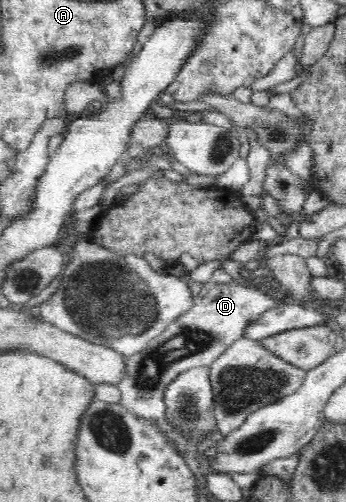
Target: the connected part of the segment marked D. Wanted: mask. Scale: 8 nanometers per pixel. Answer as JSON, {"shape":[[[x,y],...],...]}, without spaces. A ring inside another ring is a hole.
{"shape":[[[242,281],[205,284],[189,312],[166,328],[163,333],[156,335],[154,340],[149,340],[141,351],[126,357],[125,380],[122,380],[118,386],[122,394],[121,405],[128,409],[128,412],[156,424],[159,430],[172,441],[175,451],[184,459],[200,484],[206,482],[202,476],[205,471],[200,467],[195,456],[200,444],[195,440],[183,440],[171,426],[167,426],[167,422],[163,420],[164,390],[180,371],[200,365],[210,367],[218,356],[226,352],[230,344],[246,337],[246,329],[255,321],[264,317],[266,312],[274,311],[289,301],[292,300],[287,296],[275,295],[256,284]]]}

